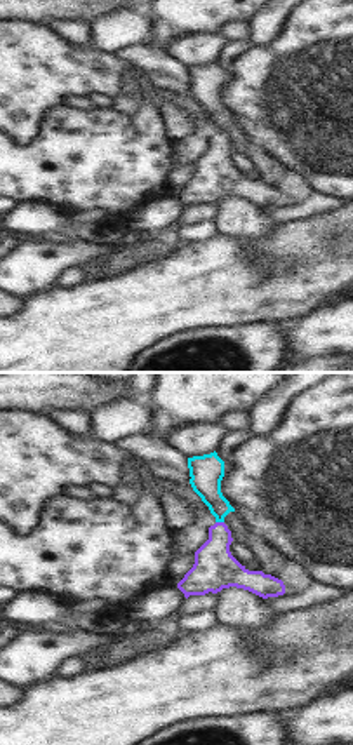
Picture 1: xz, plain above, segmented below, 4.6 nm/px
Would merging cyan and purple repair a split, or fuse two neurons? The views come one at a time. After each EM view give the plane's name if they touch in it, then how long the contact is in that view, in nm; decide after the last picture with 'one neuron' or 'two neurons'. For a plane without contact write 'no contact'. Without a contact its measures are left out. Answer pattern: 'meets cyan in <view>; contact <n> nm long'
meets cyan in xz; contact 40 nm long

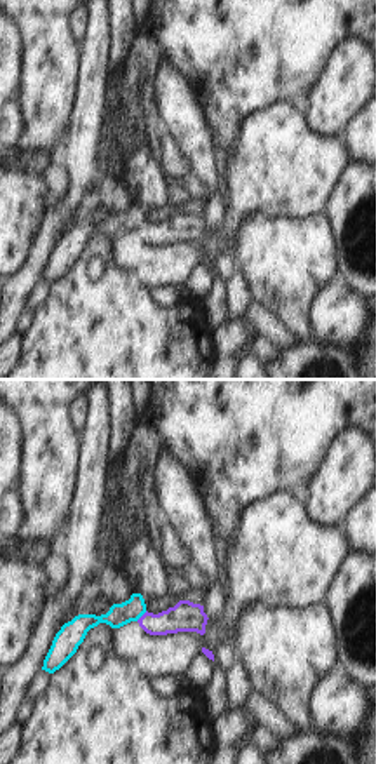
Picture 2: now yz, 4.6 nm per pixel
meets cyan in yz; contact 70 nm long

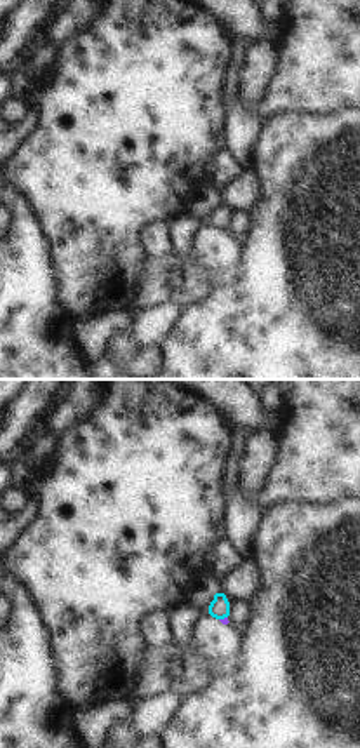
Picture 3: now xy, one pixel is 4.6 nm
meets cyan in xy; contact 40 nm long

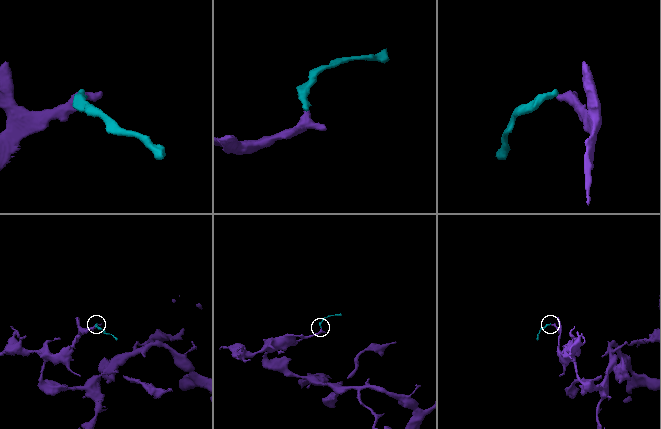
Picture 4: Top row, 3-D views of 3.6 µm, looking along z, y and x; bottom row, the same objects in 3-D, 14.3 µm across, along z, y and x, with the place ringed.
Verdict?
one neuron

